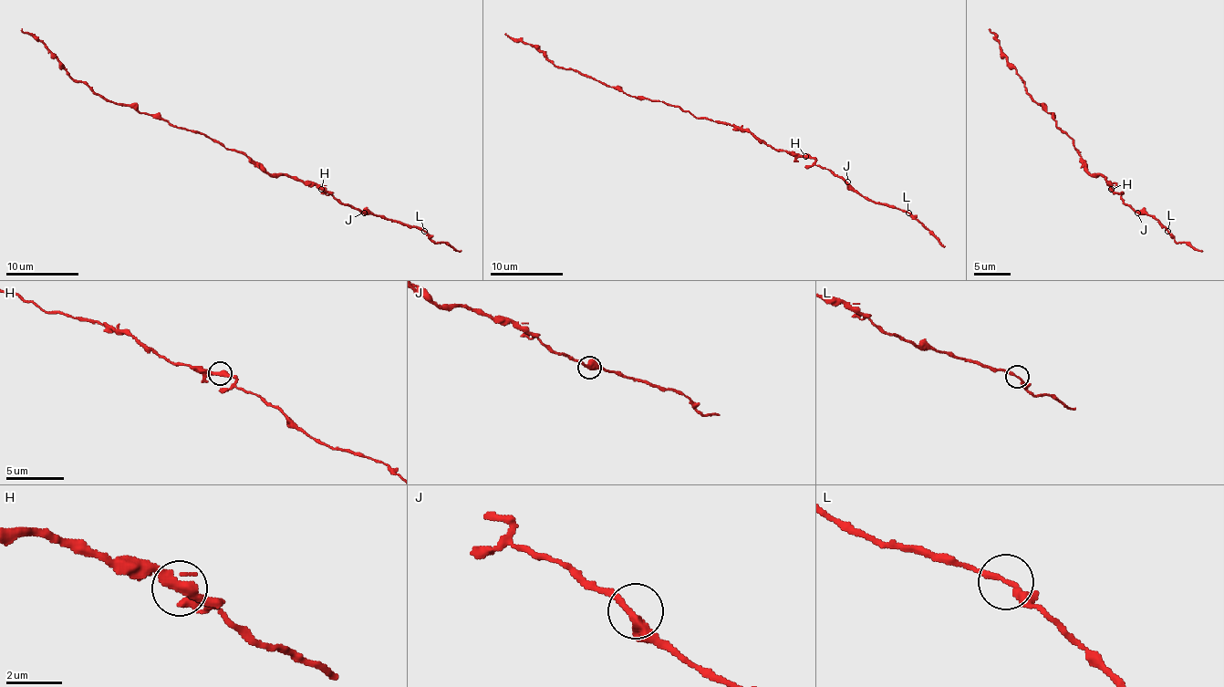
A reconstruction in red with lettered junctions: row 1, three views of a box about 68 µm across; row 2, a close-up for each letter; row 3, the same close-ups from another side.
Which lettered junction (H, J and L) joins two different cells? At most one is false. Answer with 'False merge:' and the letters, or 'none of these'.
False merge: none of these

